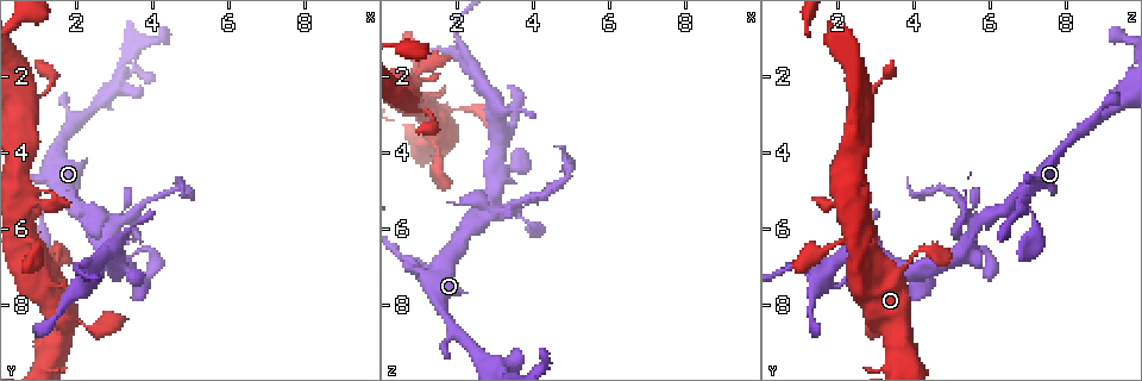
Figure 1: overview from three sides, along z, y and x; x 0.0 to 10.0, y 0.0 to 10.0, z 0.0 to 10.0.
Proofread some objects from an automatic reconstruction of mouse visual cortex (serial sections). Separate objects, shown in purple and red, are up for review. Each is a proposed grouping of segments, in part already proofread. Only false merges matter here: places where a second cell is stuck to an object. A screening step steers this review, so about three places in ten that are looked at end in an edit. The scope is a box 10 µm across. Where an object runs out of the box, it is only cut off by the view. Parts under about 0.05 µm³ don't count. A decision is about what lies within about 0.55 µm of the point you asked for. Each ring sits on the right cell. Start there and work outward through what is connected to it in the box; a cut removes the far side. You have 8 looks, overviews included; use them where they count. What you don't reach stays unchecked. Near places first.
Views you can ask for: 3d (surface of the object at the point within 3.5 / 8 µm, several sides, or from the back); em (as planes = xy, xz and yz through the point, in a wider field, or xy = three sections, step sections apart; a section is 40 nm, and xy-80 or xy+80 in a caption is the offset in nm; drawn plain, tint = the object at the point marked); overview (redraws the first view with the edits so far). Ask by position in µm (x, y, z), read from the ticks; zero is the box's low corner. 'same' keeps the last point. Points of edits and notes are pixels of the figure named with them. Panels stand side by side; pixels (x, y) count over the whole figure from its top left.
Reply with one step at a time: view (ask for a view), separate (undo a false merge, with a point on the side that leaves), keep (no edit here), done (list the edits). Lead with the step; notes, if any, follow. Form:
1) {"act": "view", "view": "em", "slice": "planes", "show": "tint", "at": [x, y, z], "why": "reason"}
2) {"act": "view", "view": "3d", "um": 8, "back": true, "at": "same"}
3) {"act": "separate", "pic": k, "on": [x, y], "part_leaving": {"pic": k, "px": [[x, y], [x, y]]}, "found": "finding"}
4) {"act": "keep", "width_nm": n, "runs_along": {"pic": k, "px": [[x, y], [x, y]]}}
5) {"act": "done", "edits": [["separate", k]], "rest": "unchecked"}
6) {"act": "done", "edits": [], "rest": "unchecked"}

{"act": "view", "view": "3d", "um": 3.5, "at": [2.50, 5.85, 5.85], "why": "arms part here"}

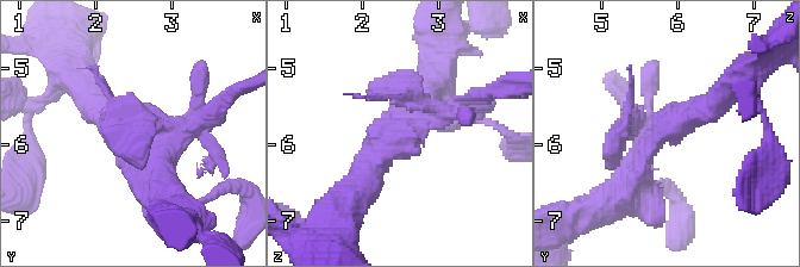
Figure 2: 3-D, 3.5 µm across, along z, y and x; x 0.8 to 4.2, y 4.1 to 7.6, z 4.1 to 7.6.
{"act": "separate", "pic": 2, "on": [607, 155], "found": "two cells meet here"}

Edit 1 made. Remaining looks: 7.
{"act": "view", "view": "overview", "why": "see it whole again"}

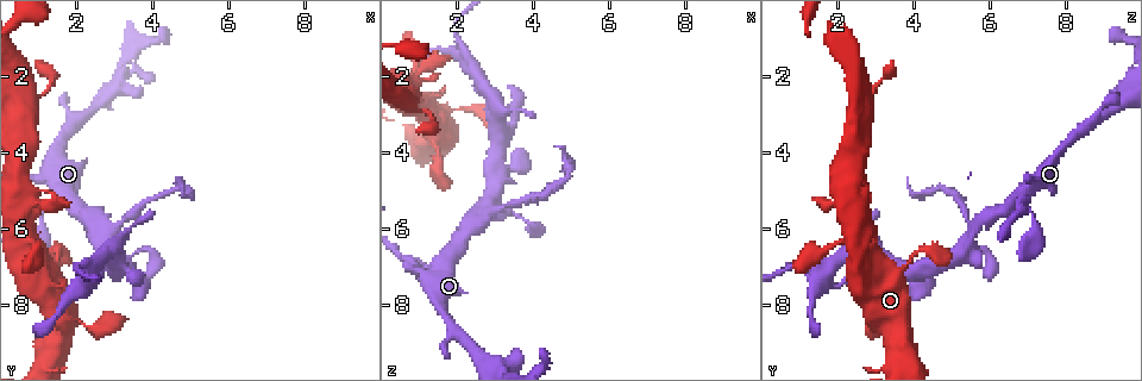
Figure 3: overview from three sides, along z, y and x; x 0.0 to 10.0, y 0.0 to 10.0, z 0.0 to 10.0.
{"act": "view", "view": "3d", "um": 3.5, "at": [0.80, 2.55, 2.80], "why": "sharp bend"}

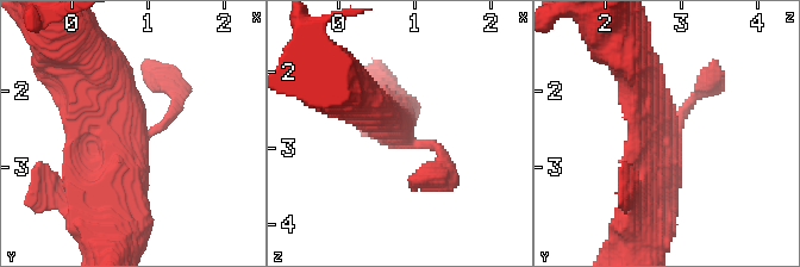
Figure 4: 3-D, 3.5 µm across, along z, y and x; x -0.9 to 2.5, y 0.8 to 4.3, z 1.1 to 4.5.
{"act": "view", "view": "em", "slice": "xy", "step": 5, "show": "plain", "at": [0.85, 2.60, 2.75]}

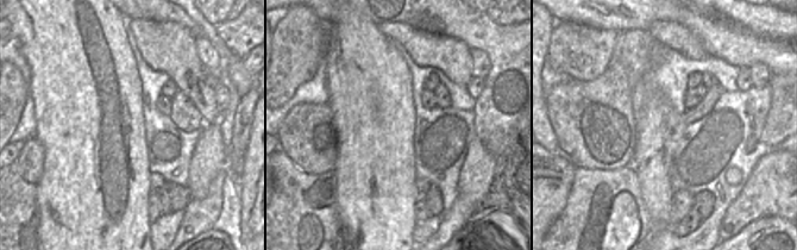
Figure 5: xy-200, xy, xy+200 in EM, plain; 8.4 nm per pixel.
{"act": "view", "view": "em", "slice": "xy", "step": 5, "show": "tint", "at": "same", "why": "with the object marked"}

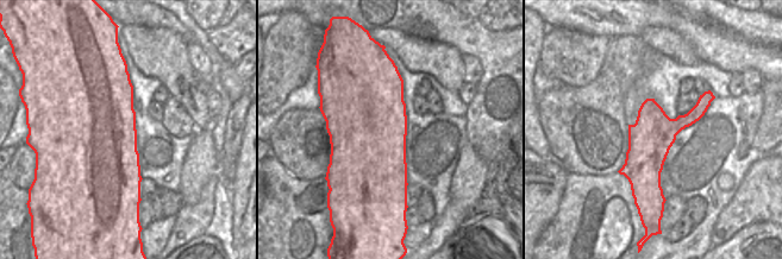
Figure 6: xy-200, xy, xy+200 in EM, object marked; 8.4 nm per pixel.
{"act": "keep", "width_nm": 700, "runs_along": {"pic": 4, "px": [[118, 218], [118, 105], [95, 64]]}, "found": "continuous, no second cell"}

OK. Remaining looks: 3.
{"act": "view", "view": "3d", "um": 3.5, "at": [1.30, 5.40, 7.00], "why": "narrows sharply"}

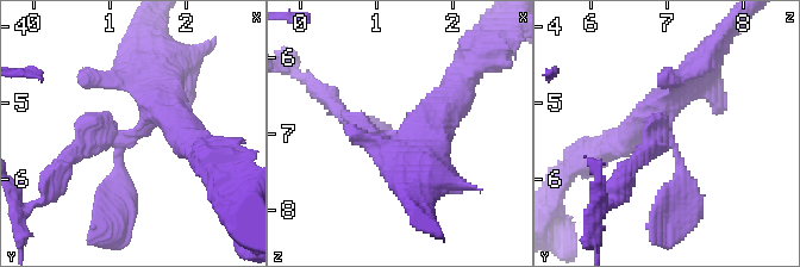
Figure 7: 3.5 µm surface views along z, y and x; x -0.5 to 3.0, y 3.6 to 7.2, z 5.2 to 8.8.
{"act": "view", "view": "em", "slice": "xy", "step": 3, "show": "tint", "at": [1.20, 5.45, 7.10]}

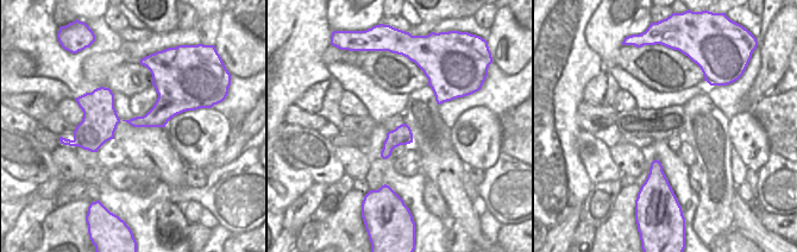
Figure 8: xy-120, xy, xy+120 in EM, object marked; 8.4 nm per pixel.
{"act": "separate", "pic": 7, "on": [85, 119], "part_leaving": {"pic": 7, "px": [[112, 144], [83, 144], [36, 203]]}, "found": "a second cell is stuck on"}

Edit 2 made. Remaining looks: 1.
{"act": "done", "edits": [["separate", 2], ["separate", 7]], "rest": "unchecked"}

